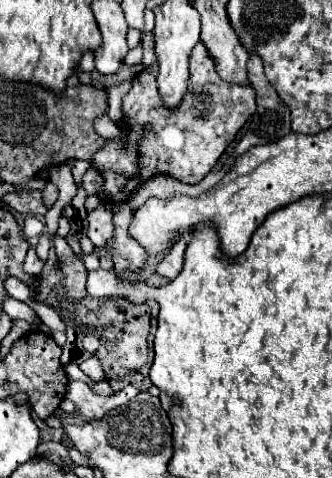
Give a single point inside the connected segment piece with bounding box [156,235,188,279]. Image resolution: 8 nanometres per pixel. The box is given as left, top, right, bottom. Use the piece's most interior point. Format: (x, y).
(170, 266)

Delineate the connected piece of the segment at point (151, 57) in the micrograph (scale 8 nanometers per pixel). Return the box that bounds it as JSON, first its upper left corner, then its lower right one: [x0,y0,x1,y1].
[142,32,156,69]

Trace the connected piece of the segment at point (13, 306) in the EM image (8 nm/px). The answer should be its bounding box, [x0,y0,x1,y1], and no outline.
[4,298,36,323]

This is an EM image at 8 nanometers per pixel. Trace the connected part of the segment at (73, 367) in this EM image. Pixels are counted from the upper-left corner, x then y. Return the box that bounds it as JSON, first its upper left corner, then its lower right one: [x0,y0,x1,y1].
[64,362,93,387]

